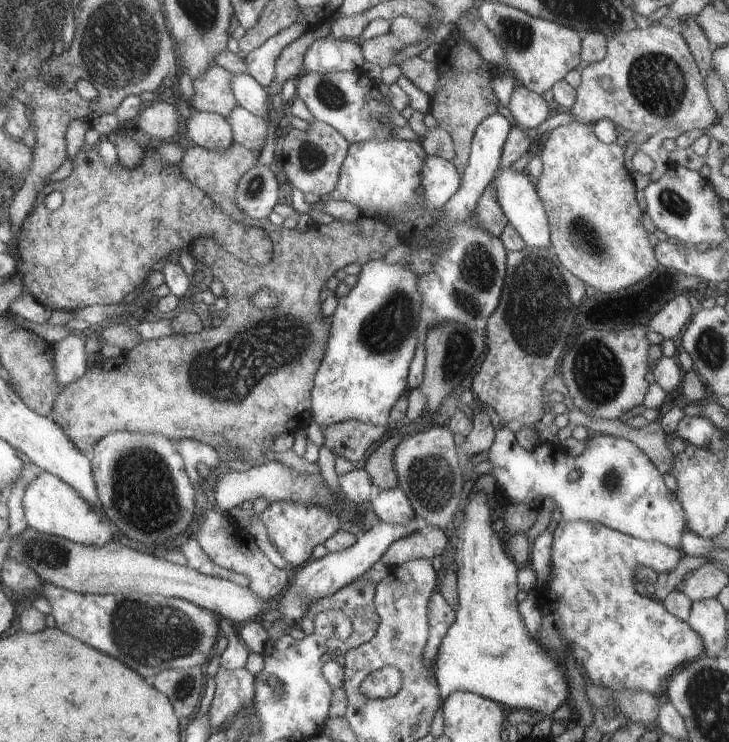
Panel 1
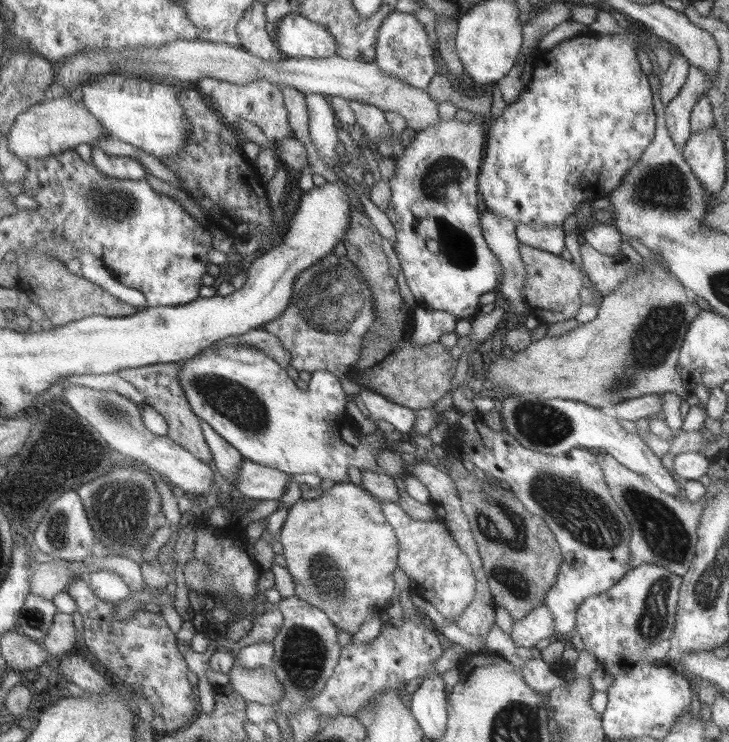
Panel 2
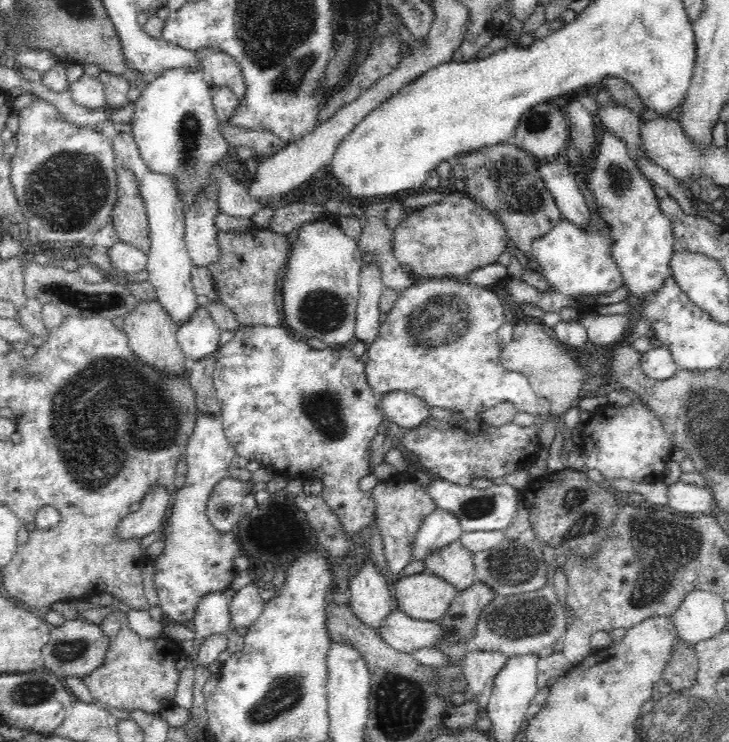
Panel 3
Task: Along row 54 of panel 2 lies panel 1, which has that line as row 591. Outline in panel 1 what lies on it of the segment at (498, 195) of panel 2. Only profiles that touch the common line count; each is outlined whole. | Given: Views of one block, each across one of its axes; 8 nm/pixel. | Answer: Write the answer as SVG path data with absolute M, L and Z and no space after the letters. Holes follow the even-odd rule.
M560 521L553 533L553 570L549 574L547 585L542 588L542 590L538 590L540 595L537 597L537 607L542 617L542 626L540 626L540 630L535 634L537 640L540 641L541 646L547 651L554 652L554 654L558 656L558 660L561 660L563 663L566 660L566 656L568 656L568 652L571 652L572 656L574 656L574 660L584 668L588 680L590 680L594 686L604 687L610 690L611 693L618 692L620 689L628 689L631 691L644 691L658 697L658 694L662 694L662 690L664 690L664 682L670 680L674 672L680 668L681 664L688 664L688 662L692 662L692 660L706 655L705 642L702 636L700 636L687 621L675 617L670 611L666 612L667 608L662 606L660 602L642 598L642 596L634 590L634 584L638 581L636 569L638 567L648 567L649 569L655 570L657 574L669 573L678 566L678 562L680 562L682 556L684 556L684 554L679 550L670 548L662 543L645 541L608 528L606 525L600 523L592 521Z

